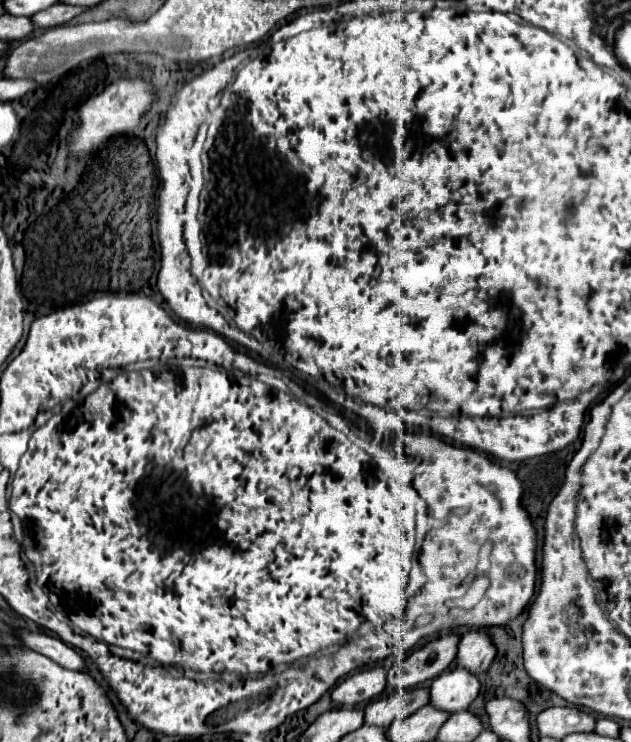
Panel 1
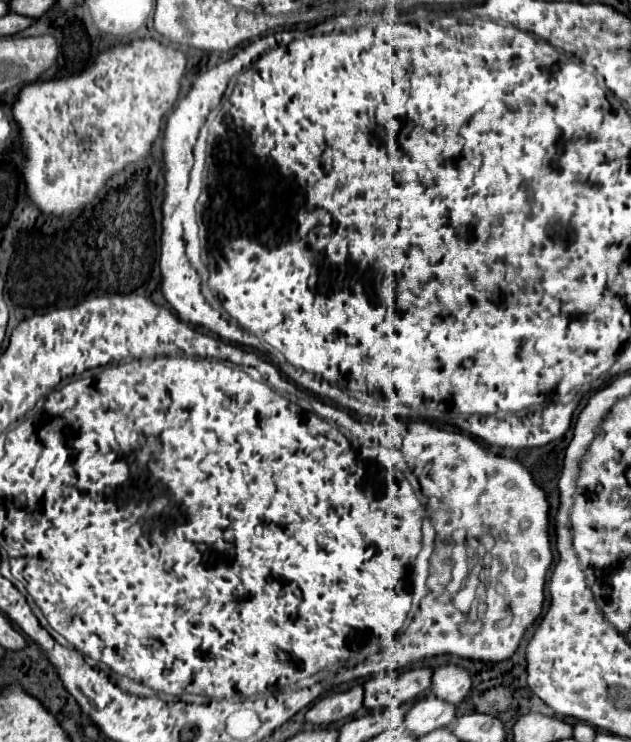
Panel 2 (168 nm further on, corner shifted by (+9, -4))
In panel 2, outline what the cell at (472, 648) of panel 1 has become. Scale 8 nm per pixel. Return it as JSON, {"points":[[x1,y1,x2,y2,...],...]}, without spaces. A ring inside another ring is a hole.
{"points":[[442,666,432,676,432,694,458,706,470,692,470,674,462,666]]}

